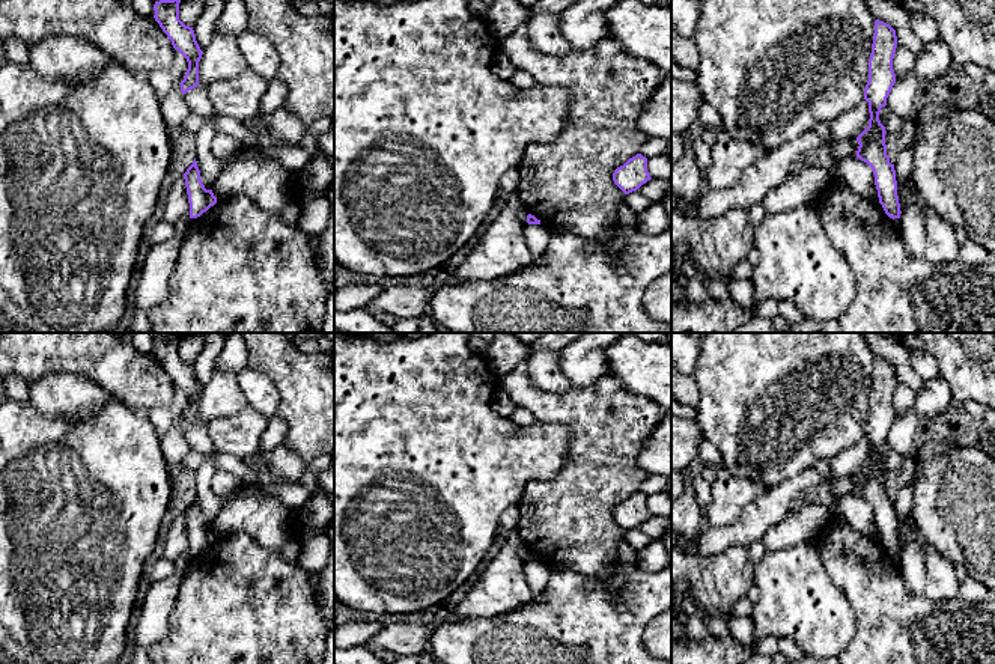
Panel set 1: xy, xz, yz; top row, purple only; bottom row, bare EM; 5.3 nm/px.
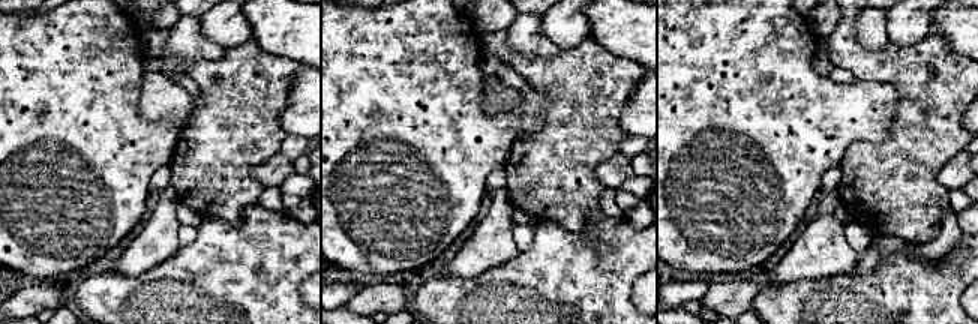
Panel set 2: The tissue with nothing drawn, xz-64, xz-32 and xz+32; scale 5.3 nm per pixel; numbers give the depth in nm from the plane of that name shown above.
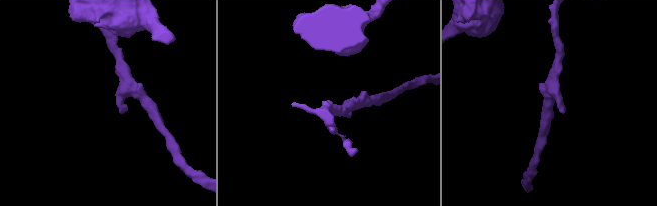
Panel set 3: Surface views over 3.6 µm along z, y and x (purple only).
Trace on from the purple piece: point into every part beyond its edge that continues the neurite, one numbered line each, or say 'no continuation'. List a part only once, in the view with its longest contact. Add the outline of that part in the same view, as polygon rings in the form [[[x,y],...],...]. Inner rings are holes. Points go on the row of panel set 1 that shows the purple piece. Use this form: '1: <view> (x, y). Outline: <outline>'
no continuation

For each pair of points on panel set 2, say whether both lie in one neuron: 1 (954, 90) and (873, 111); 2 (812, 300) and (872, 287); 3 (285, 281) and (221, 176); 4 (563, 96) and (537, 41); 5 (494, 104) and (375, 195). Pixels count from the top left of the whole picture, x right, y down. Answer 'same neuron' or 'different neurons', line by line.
1: different neurons
2: same neuron
3: different neurons
4: different neurons
5: different neurons

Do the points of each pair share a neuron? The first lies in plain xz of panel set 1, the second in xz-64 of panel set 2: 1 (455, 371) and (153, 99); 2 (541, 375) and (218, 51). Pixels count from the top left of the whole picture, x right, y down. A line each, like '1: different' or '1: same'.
1: different
2: same

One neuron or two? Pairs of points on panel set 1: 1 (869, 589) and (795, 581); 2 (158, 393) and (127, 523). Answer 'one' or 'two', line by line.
1: two
2: two

